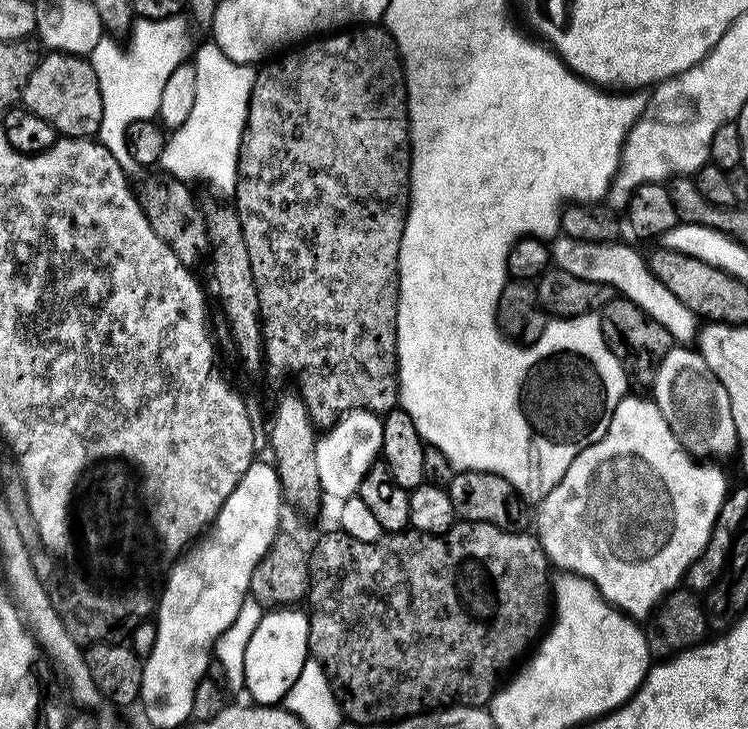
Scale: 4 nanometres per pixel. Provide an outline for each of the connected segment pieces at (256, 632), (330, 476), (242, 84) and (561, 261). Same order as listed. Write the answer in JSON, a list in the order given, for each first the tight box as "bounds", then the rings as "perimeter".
[{"bounds":[243,606,309,705],"perimeter":[[[296,606],[265,611],[245,644],[243,675],[246,692],[256,699],[253,701],[257,705],[279,705],[302,673],[309,656],[307,611]]]},{"bounds":[315,411,383,502],"perimeter":[[[350,411],[330,428],[321,433],[316,440],[315,462],[321,493],[325,497],[343,502],[360,491],[362,478],[379,459],[382,446],[383,419],[370,411]]]},{"bounds":[165,42,257,198],"perimeter":[[[214,42],[207,43],[197,50],[196,57],[194,57],[198,94],[194,97],[190,118],[186,118],[186,122],[182,122],[182,126],[167,137],[165,148],[168,149],[168,164],[172,164],[172,170],[167,175],[185,182],[201,180],[202,183],[209,184],[220,195],[217,197],[228,198],[236,190],[236,163],[240,157],[244,124],[248,120],[248,99],[256,81],[257,69],[250,64],[230,62],[230,58],[226,58],[226,54],[222,54],[218,45]]]},{"bounds":[550,234,698,346],"perimeter":[[[563,234],[557,235],[556,241],[550,244],[550,260],[555,267],[566,270],[566,274],[574,274],[574,278],[582,278],[586,282],[603,284],[605,289],[617,288],[619,295],[625,300],[634,302],[654,322],[666,326],[673,341],[680,346],[688,346],[697,339],[698,317],[691,312],[654,274],[648,269],[647,261],[643,255],[639,256],[628,244],[621,242],[590,242],[570,238]]]}]

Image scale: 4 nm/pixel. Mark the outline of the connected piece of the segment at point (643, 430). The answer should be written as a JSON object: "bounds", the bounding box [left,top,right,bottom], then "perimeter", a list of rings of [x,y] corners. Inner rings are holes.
{"bounds":[535,395,729,620],"perimeter":[[[625,395],[623,400],[618,402],[614,410],[614,418],[610,418],[610,426],[598,442],[586,446],[574,462],[570,462],[570,470],[562,474],[562,478],[551,490],[539,497],[536,508],[536,528],[535,535],[544,547],[544,552],[548,555],[549,561],[556,564],[560,570],[567,570],[572,574],[579,574],[597,585],[600,595],[613,607],[619,608],[625,615],[631,616],[636,620],[647,619],[653,610],[659,605],[670,592],[675,591],[683,581],[686,571],[697,557],[701,556],[704,548],[707,546],[708,539],[711,538],[712,528],[715,526],[716,519],[719,516],[720,507],[723,506],[725,497],[729,495],[728,480],[720,472],[707,472],[703,468],[703,463],[697,462],[688,455],[688,451],[678,442],[678,438],[666,426],[666,418],[658,410],[655,400],[640,396]]]}

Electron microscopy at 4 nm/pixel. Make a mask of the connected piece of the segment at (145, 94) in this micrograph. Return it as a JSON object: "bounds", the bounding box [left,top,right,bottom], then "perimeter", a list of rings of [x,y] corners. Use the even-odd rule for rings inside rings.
{"bounds":[89,17,158,174],"perimeter":[[[137,17],[131,26],[130,44],[124,50],[118,46],[113,37],[100,39],[92,51],[89,60],[98,77],[99,89],[102,92],[103,118],[98,139],[113,154],[115,160],[132,174],[138,165],[130,157],[126,133],[136,121],[151,119],[146,112],[146,104],[152,104],[152,82],[158,80],[158,26],[156,21]]]}

